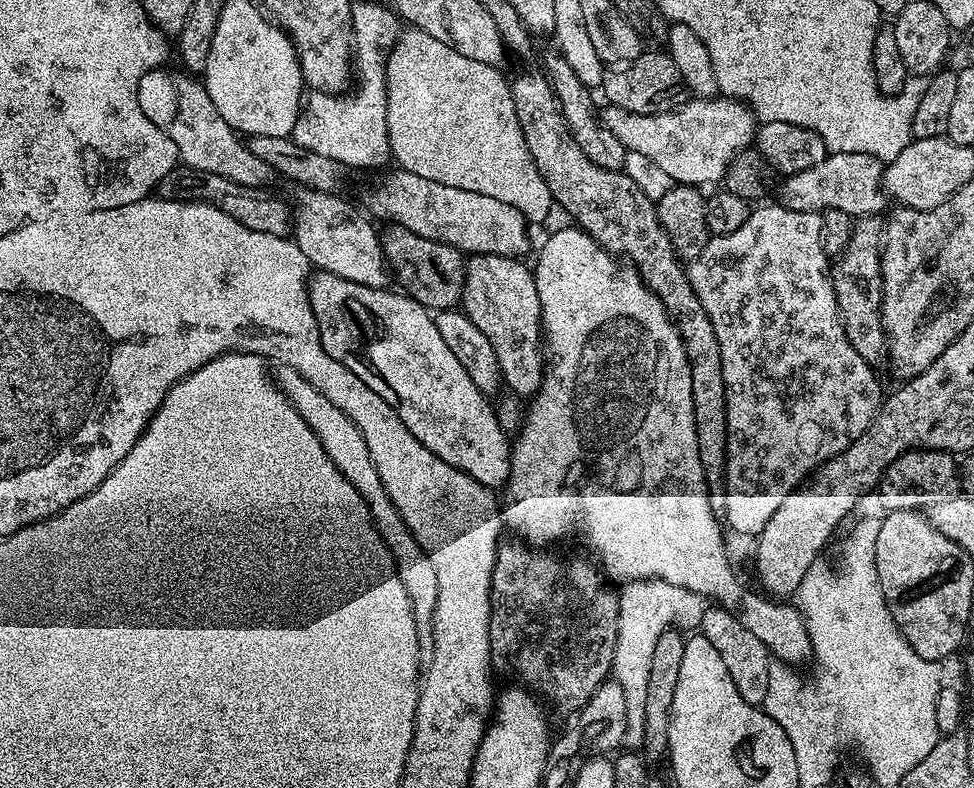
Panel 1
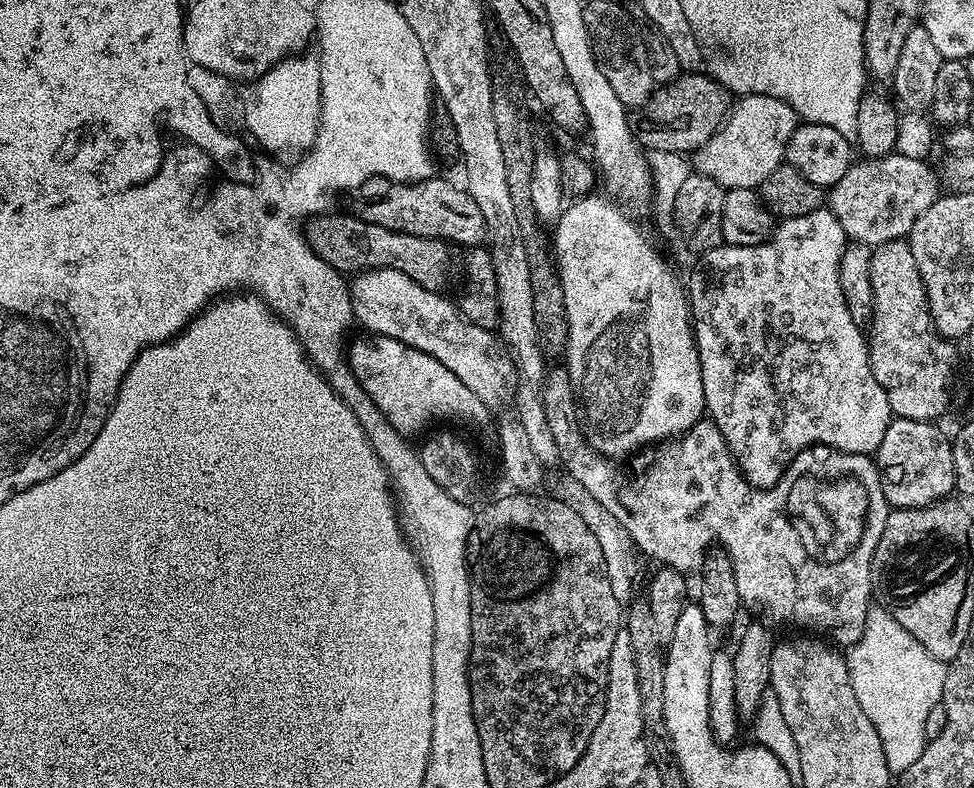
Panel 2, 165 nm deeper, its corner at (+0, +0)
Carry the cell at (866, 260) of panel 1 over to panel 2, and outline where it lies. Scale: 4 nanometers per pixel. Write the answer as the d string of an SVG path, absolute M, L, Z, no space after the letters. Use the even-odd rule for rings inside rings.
M907 239L873 247L870 286L874 286L874 306L868 357L878 386L886 390L893 417L939 421L939 416L952 404L956 348L932 323L922 274L918 274L918 262L914 262Z

